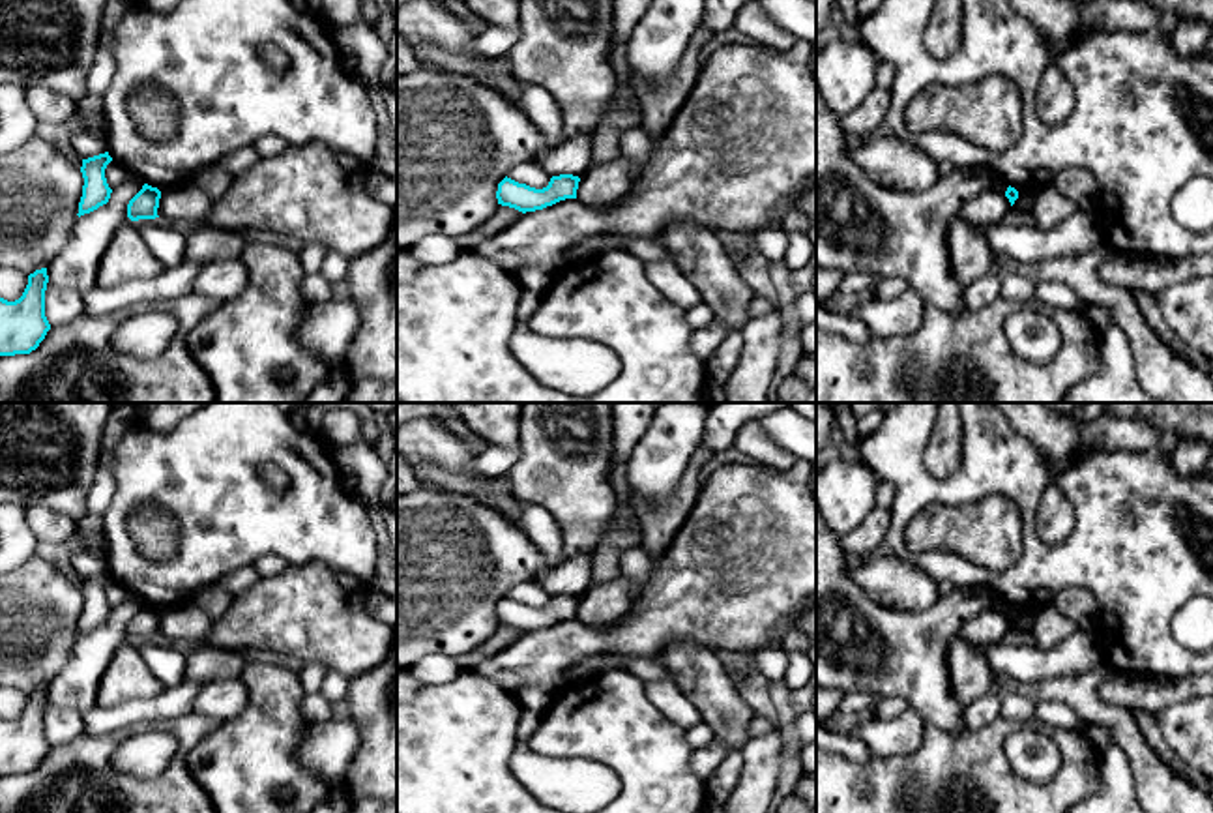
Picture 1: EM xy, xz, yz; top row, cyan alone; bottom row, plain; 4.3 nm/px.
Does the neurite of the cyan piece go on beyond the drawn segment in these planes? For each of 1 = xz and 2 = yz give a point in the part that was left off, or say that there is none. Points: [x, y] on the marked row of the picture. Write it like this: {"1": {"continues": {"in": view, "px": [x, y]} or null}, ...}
{"1": {"continues": null}, "2": {"continues": null}}

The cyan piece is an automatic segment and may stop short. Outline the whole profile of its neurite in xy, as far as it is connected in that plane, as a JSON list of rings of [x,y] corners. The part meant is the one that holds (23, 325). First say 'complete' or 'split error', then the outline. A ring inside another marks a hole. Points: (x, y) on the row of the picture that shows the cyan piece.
complete | [[[47,268],[28,275],[22,296],[15,302],[0,298],[0,356],[30,354],[45,339],[51,324],[45,317]]]

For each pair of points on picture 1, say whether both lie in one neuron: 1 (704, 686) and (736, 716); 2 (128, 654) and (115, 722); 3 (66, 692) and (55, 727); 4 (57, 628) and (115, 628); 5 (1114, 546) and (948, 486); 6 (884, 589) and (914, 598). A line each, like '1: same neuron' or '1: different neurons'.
1: same neuron
2: different neurons
3: different neurons
4: different neurons
5: same neuron
6: same neuron

